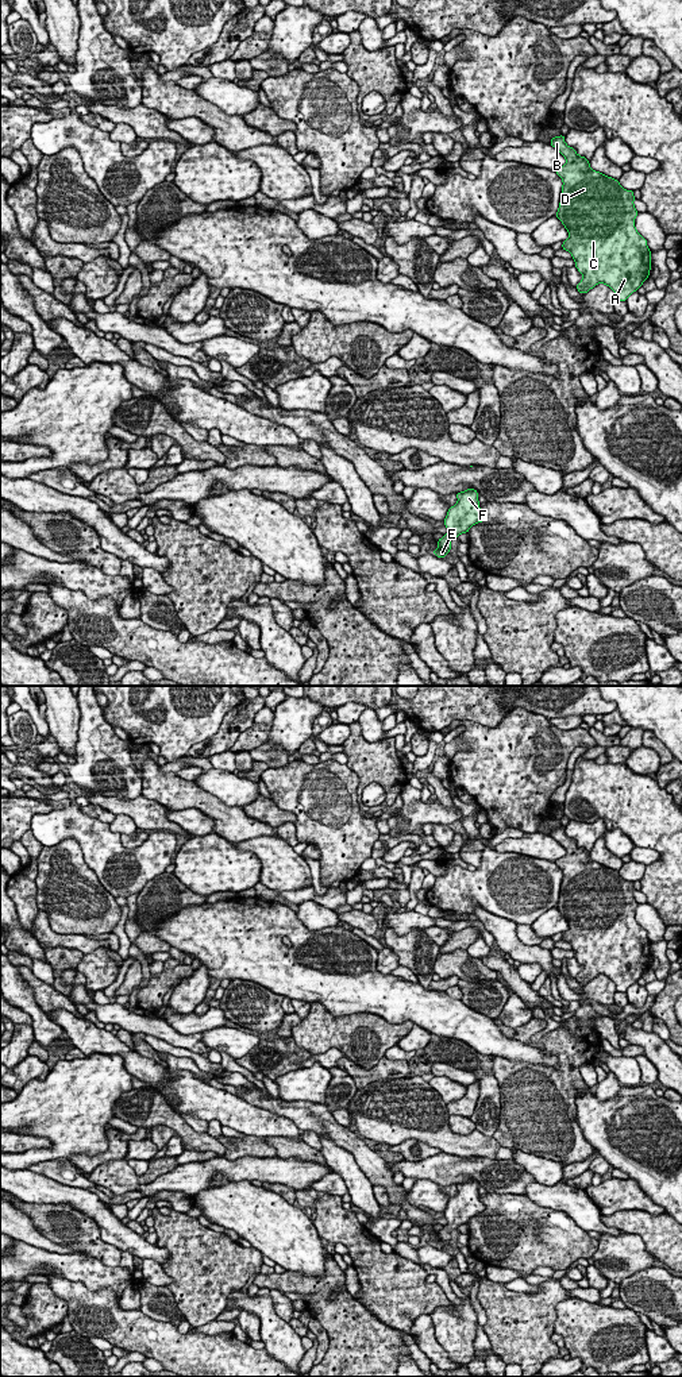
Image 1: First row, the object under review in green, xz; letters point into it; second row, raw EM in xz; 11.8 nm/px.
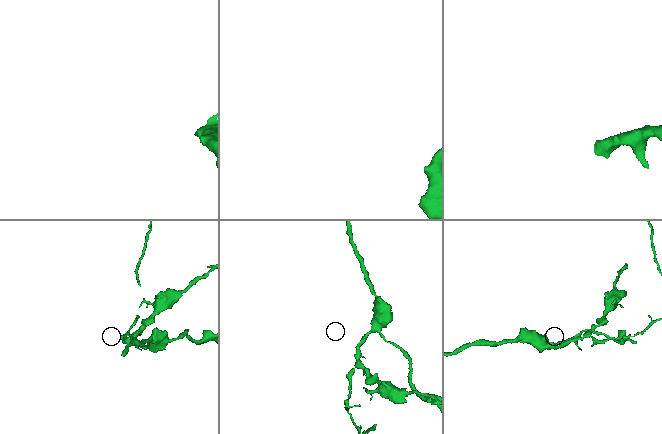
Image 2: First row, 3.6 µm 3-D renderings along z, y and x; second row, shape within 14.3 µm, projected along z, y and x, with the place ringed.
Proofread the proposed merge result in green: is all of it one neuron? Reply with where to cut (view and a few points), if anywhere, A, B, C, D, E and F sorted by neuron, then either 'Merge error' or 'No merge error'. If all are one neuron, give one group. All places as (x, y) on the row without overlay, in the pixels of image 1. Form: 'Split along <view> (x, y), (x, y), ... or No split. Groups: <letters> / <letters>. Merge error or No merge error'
No split. Groups: A B C D E F. No merge error

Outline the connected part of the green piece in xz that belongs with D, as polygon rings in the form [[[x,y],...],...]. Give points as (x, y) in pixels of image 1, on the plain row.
[[[565,826],[552,829],[550,836],[566,849],[566,856],[555,861],[563,872],[555,907],[569,923],[562,940],[571,944],[583,967],[577,981],[583,986],[605,975],[616,984],[616,992],[627,992],[652,957],[647,932],[635,918],[633,882],[592,861],[589,850],[566,836]]]

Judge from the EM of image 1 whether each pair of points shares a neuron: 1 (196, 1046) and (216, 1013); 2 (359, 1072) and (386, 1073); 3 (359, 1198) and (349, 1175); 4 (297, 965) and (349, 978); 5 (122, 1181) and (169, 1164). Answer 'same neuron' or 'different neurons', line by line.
1: different neurons
2: same neuron
3: same neuron
4: same neuron
5: same neuron

